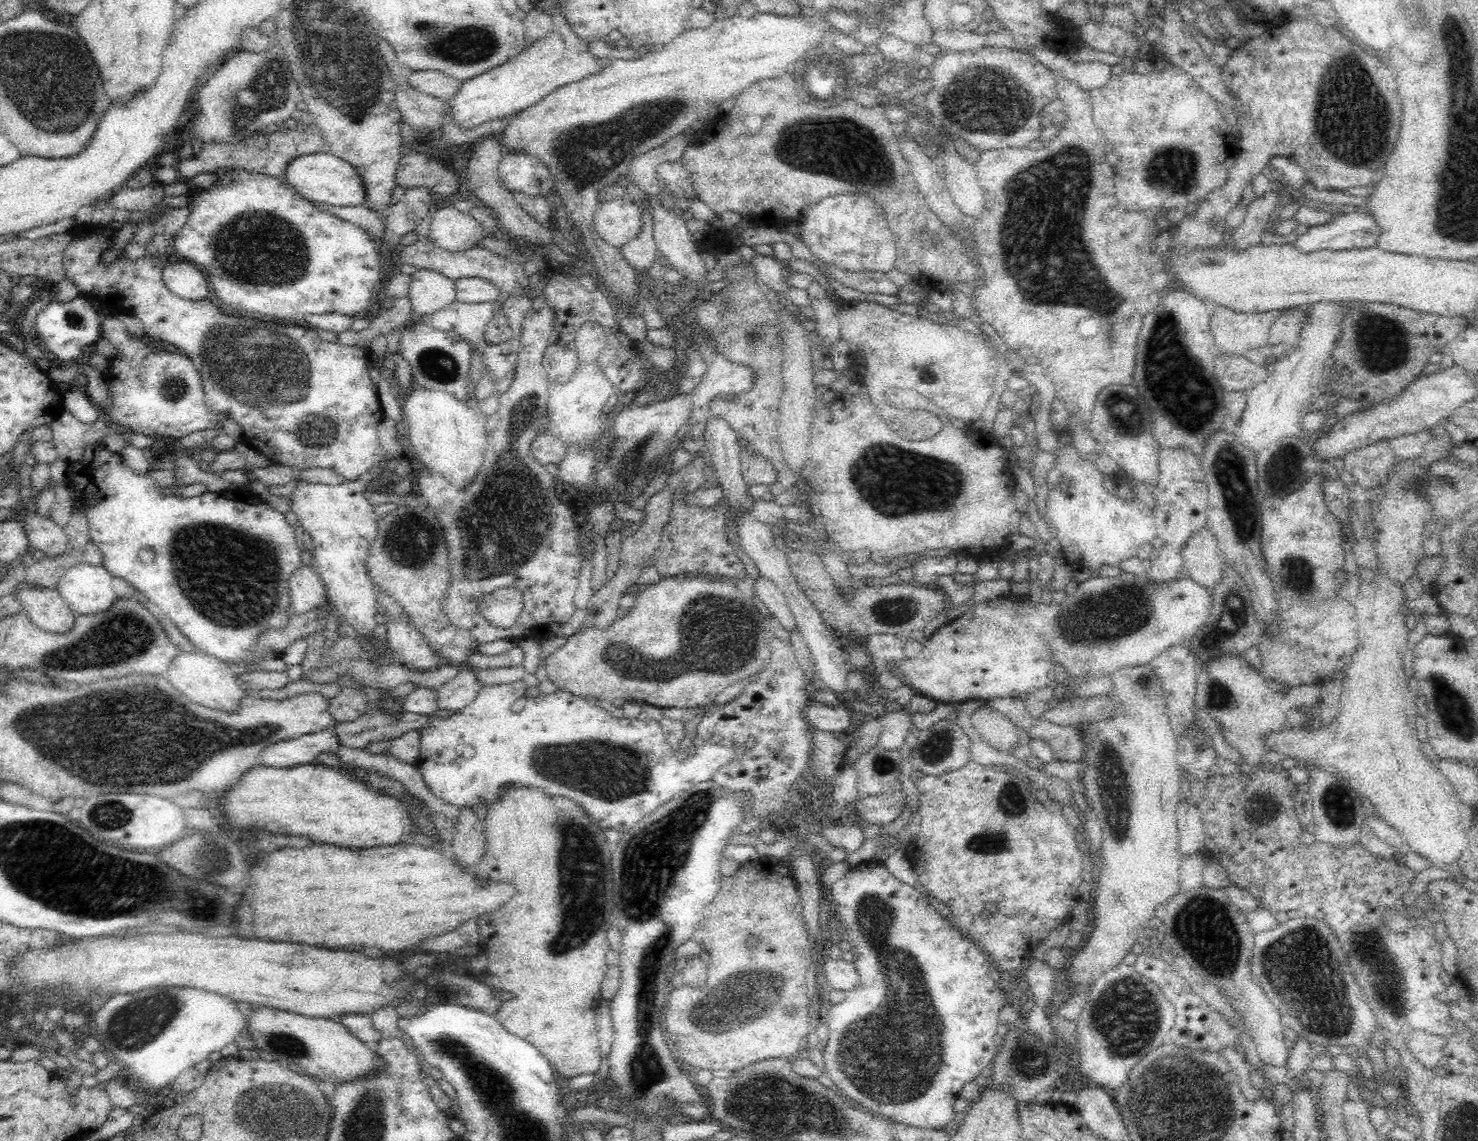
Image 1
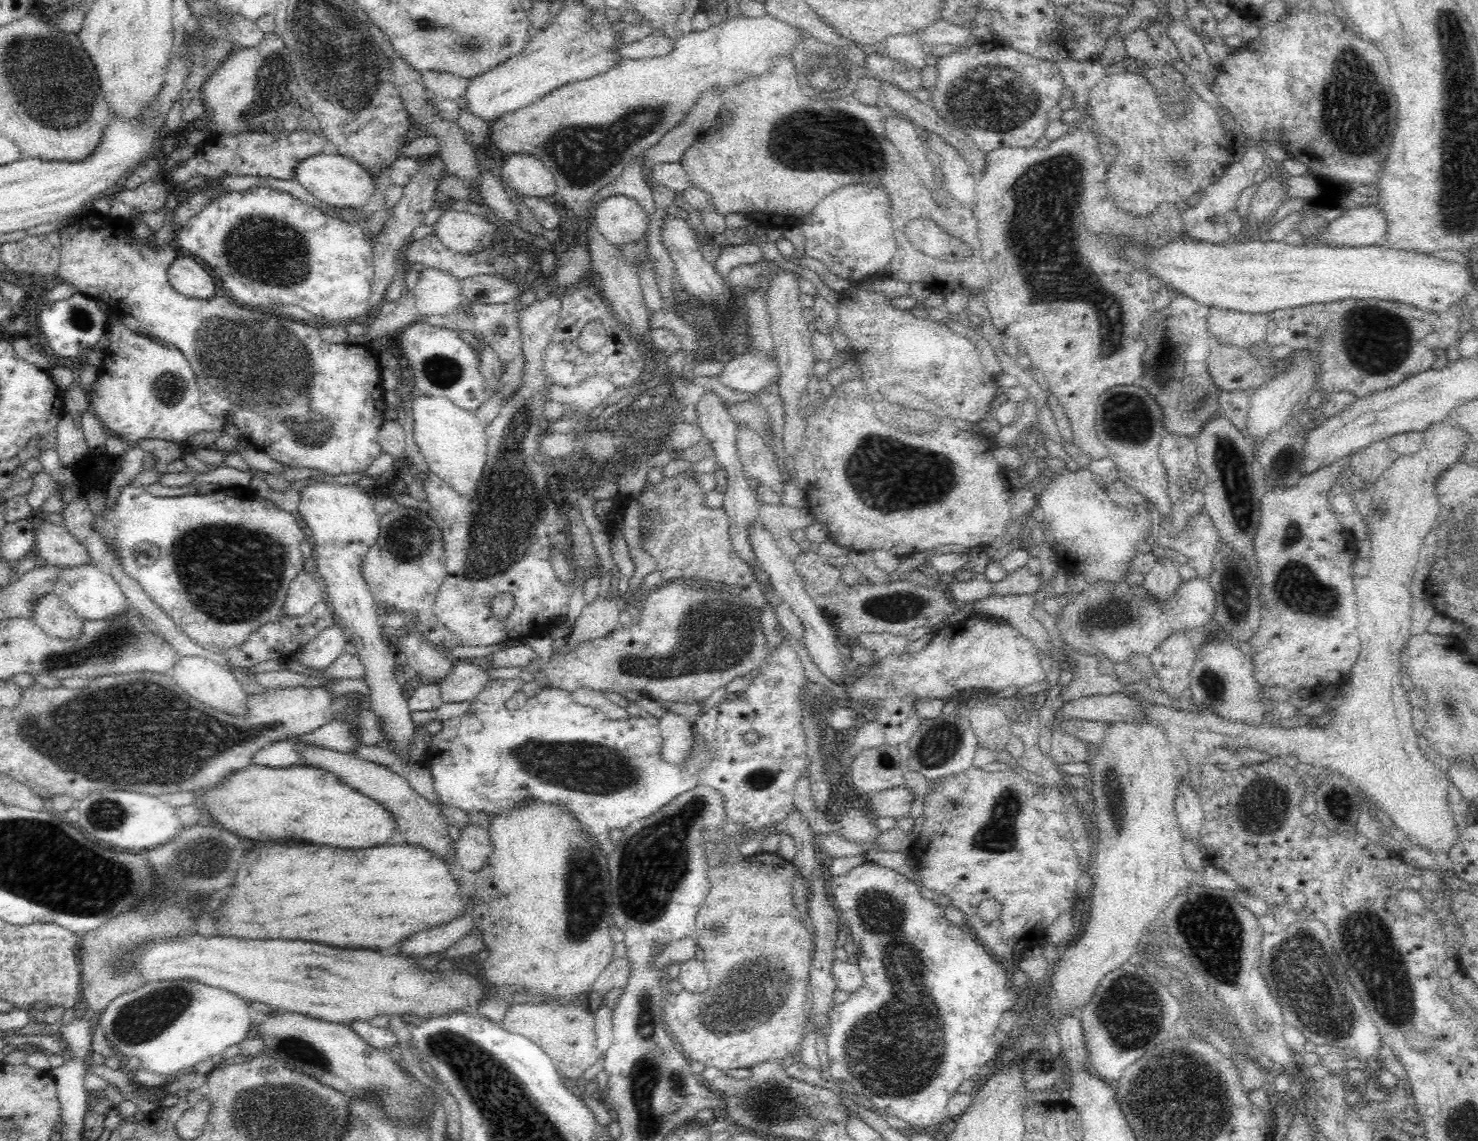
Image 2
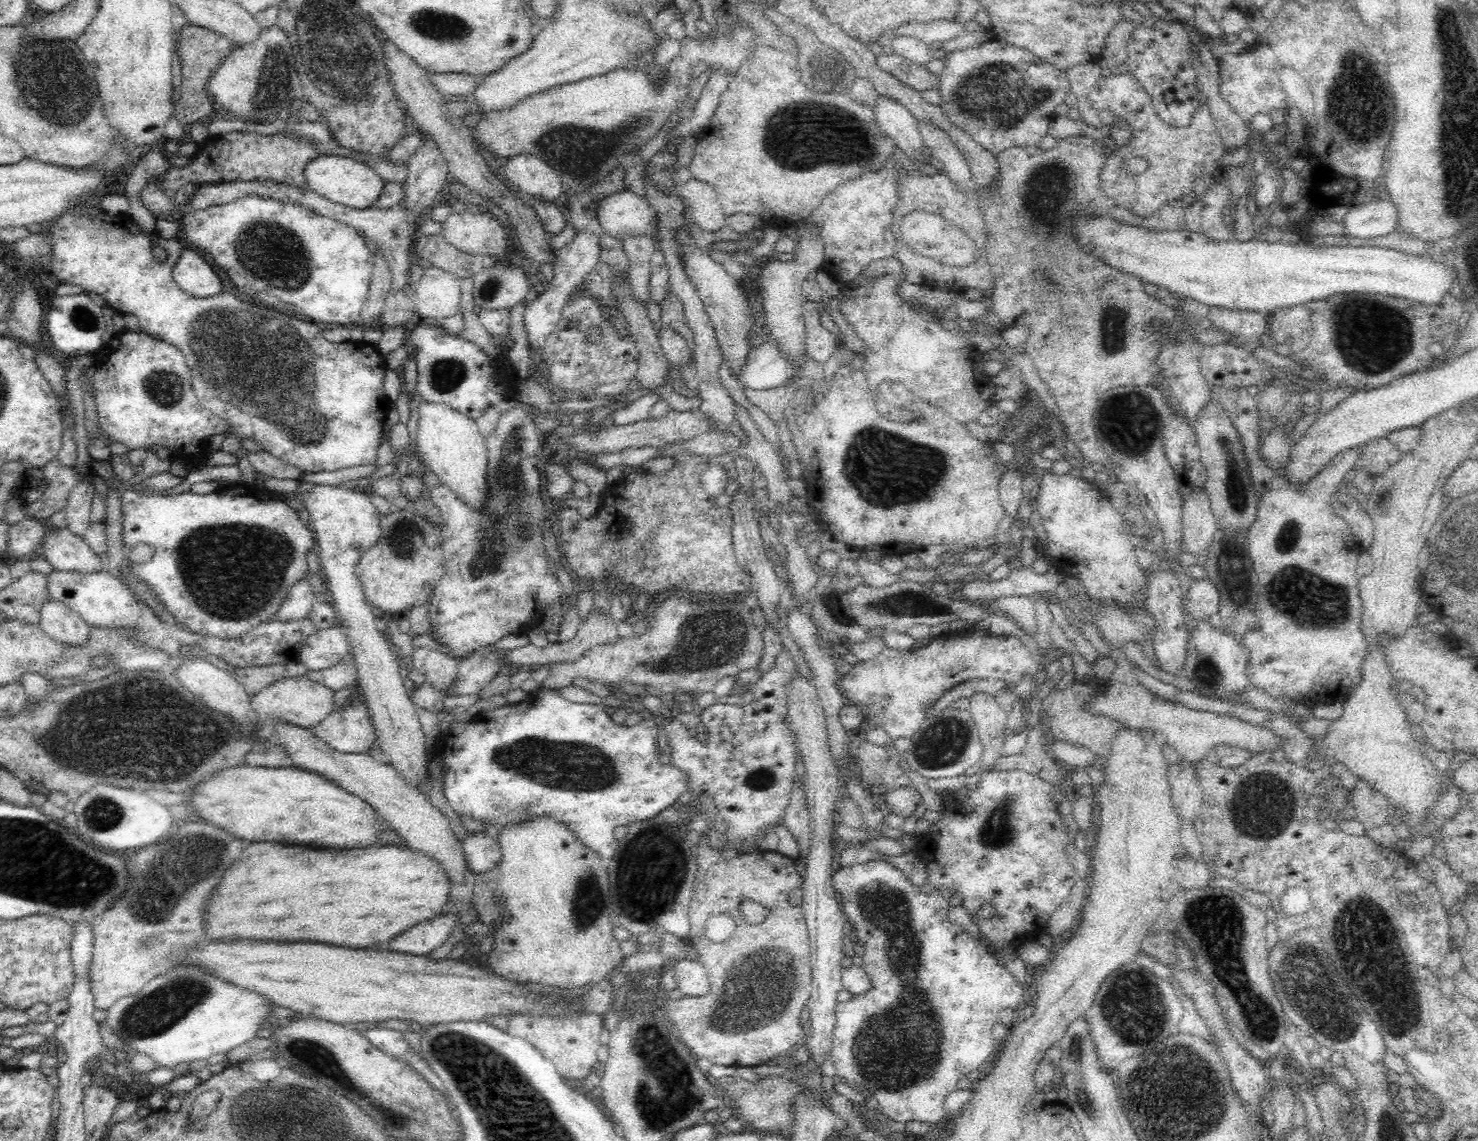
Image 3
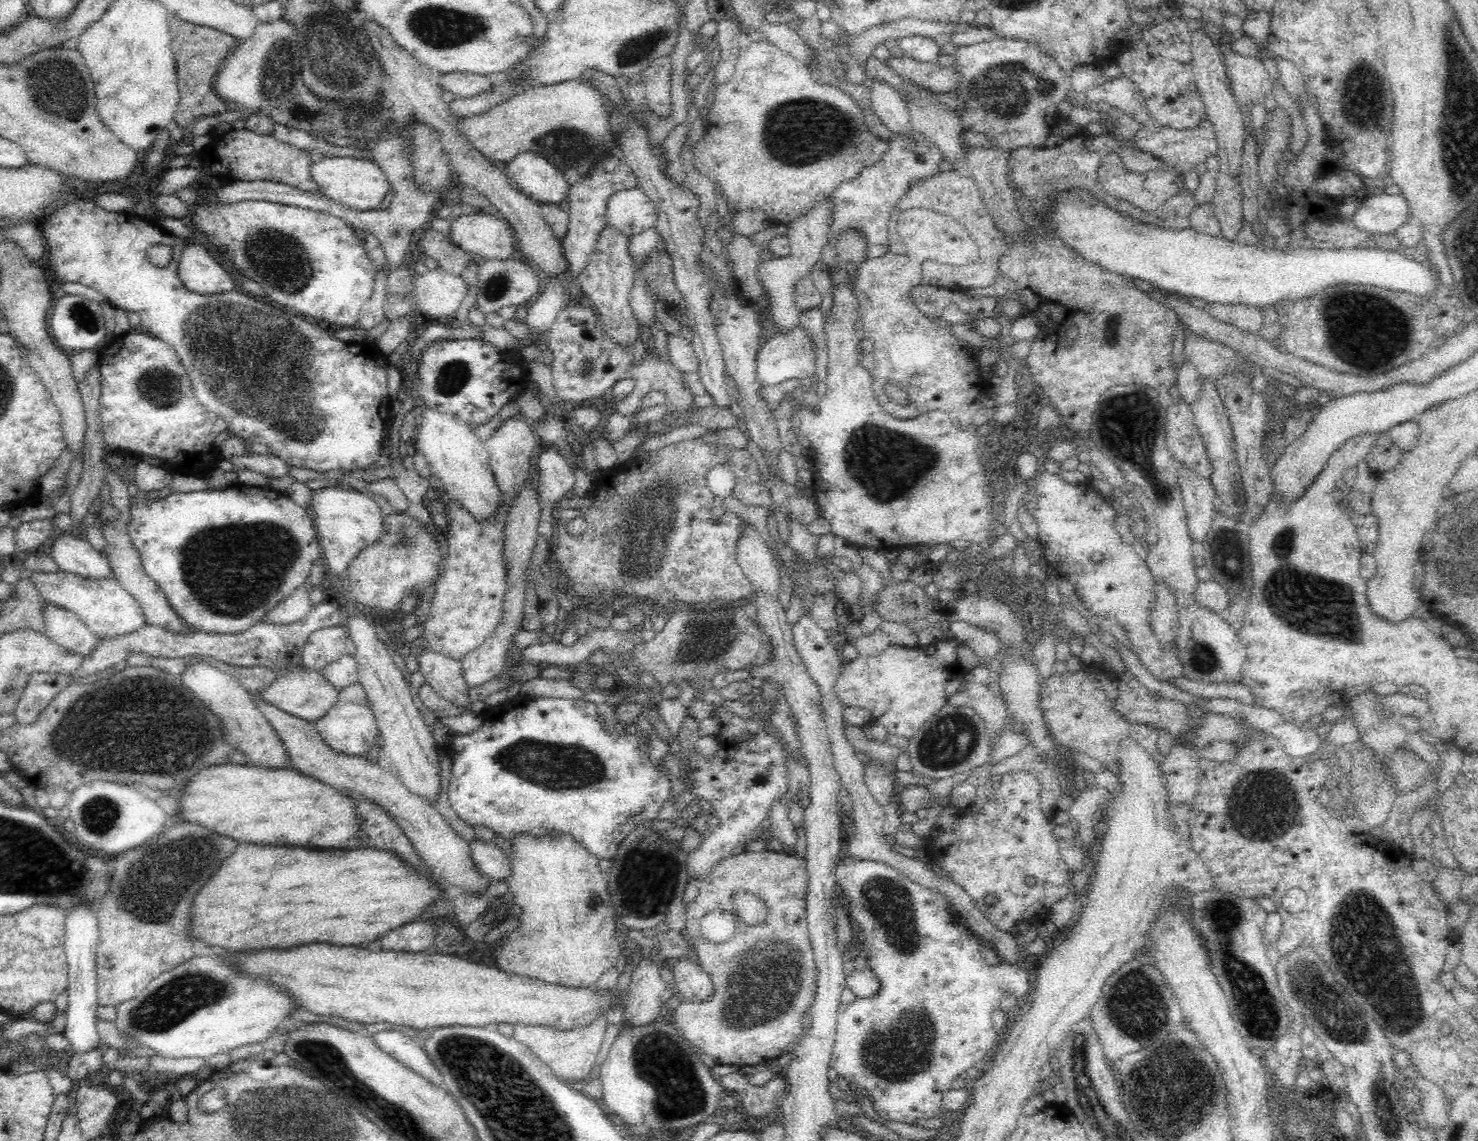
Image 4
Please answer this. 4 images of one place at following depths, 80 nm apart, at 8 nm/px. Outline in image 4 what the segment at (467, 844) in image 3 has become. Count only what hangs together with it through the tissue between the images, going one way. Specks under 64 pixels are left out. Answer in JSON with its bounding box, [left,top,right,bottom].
[468,838,510,883]

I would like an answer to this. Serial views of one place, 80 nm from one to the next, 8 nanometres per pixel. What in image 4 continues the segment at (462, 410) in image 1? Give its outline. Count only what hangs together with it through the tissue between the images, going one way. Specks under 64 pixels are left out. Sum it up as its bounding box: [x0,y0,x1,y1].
[413,406,502,520]

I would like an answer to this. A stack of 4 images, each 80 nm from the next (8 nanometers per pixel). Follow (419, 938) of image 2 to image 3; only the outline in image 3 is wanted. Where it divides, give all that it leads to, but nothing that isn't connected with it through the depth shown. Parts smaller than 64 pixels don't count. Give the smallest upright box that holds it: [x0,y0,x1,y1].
[388,914,458,956]

